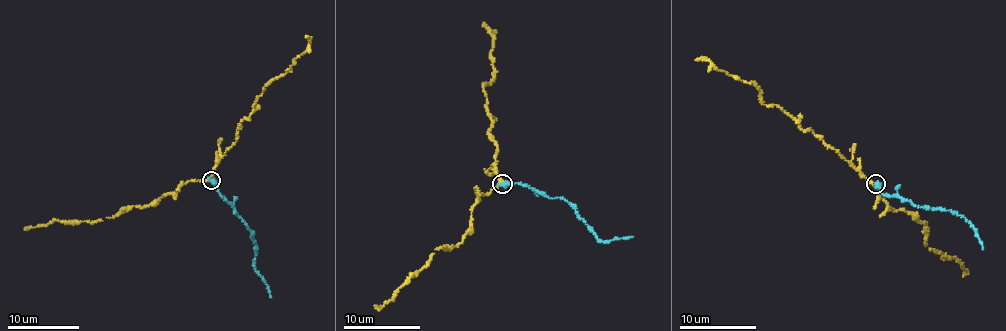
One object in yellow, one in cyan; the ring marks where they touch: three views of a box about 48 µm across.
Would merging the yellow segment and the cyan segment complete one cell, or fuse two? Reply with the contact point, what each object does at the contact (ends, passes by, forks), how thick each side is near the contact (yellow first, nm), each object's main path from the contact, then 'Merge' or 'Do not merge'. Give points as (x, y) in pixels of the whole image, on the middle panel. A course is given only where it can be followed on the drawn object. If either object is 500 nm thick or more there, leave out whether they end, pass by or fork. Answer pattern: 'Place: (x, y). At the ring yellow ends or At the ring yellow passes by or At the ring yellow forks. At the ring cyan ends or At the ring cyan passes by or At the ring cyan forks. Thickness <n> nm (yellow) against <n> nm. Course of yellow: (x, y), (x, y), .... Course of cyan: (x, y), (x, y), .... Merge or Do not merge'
Place: (502, 183). Thickness 200 nm (yellow) against 500 nm. Course of yellow: (501, 182), (495, 169), (498, 145), (489, 132), (491, 119), (483, 88), (494, 79), (493, 37), (483, 22). Course of cyan: (501, 184), (517, 183), (551, 198), (559, 197), (604, 241), (633, 236). Do not merge

